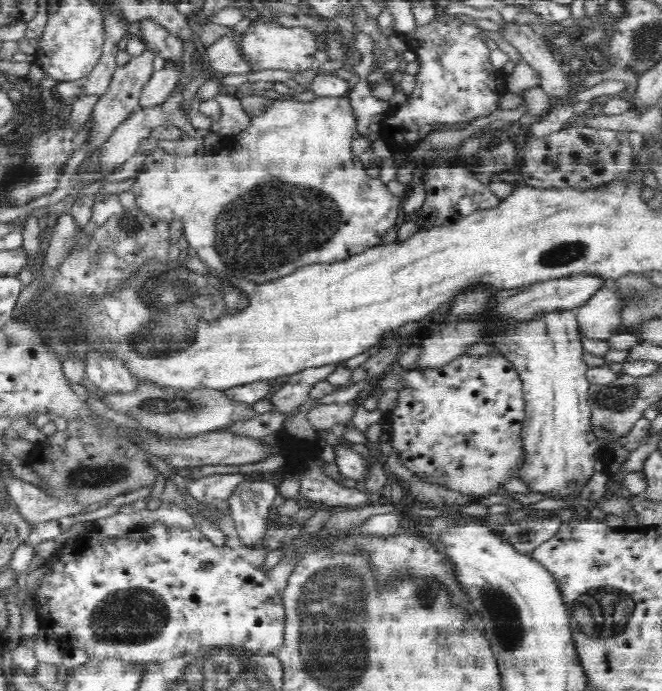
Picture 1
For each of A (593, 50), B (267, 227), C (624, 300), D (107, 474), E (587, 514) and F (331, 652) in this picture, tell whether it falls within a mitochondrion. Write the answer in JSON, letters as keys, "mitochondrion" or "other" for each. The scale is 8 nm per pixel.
{"A":"other","B":"mitochondrion","C":"other","D":"mitochondrion","E":"other","F":"mitochondrion"}

